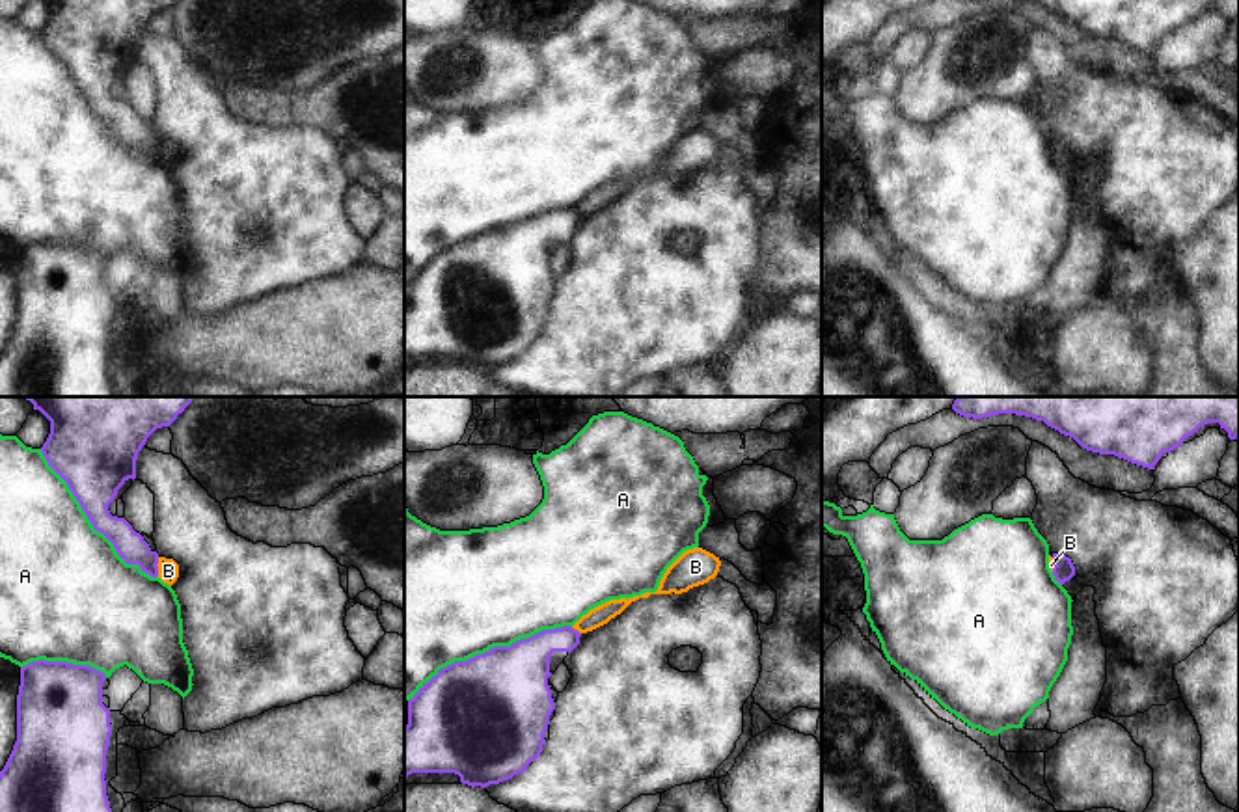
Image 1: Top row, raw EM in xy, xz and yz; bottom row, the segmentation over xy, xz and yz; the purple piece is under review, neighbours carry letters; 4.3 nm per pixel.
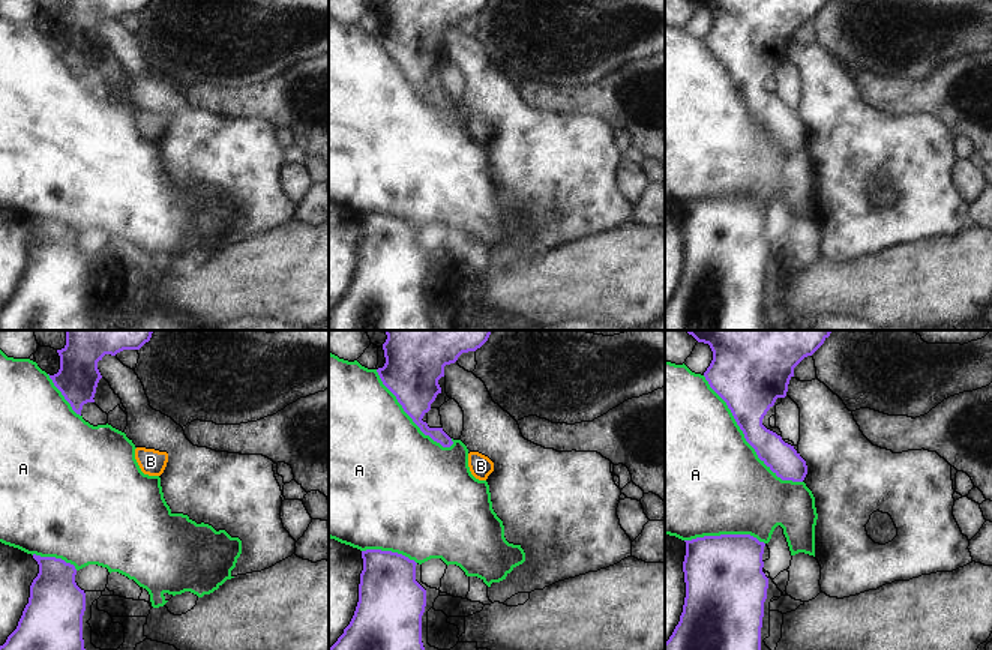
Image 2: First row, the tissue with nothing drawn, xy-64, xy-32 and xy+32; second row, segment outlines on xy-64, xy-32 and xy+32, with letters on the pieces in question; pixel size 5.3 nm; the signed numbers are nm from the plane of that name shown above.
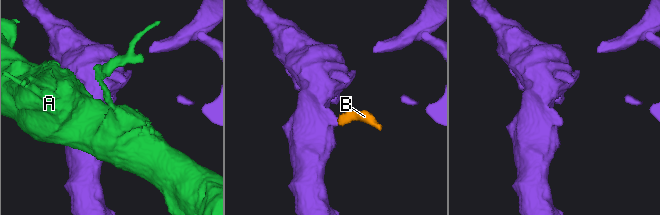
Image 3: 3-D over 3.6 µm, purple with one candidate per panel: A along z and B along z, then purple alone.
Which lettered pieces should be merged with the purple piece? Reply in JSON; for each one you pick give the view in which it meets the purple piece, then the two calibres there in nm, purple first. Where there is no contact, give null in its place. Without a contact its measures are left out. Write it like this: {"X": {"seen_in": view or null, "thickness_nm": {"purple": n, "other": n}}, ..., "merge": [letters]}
{"merge": []}

